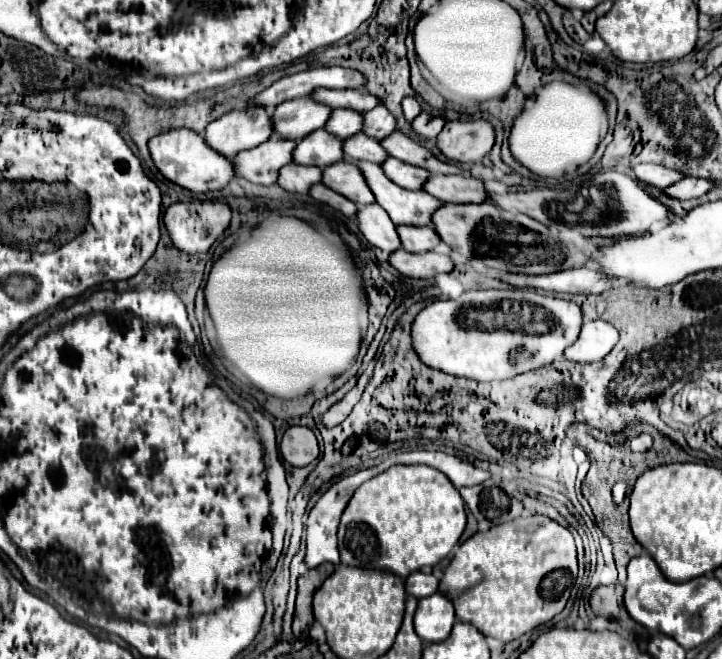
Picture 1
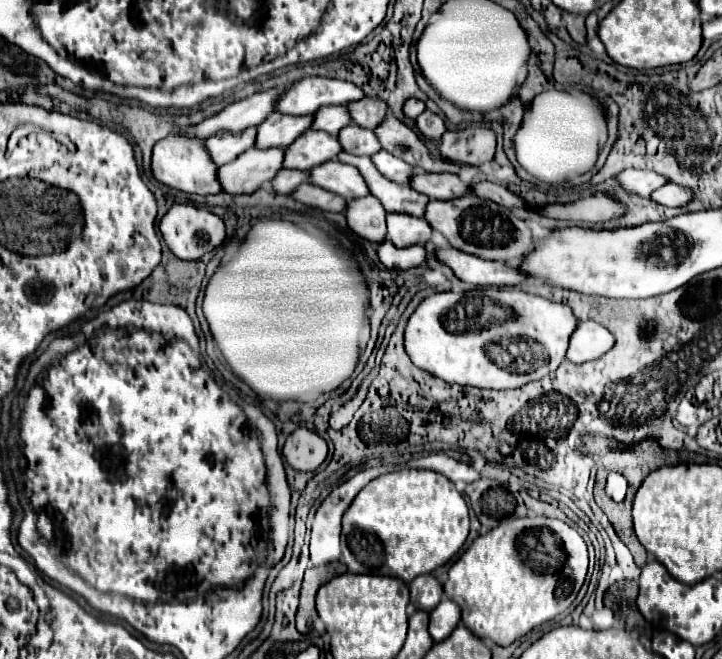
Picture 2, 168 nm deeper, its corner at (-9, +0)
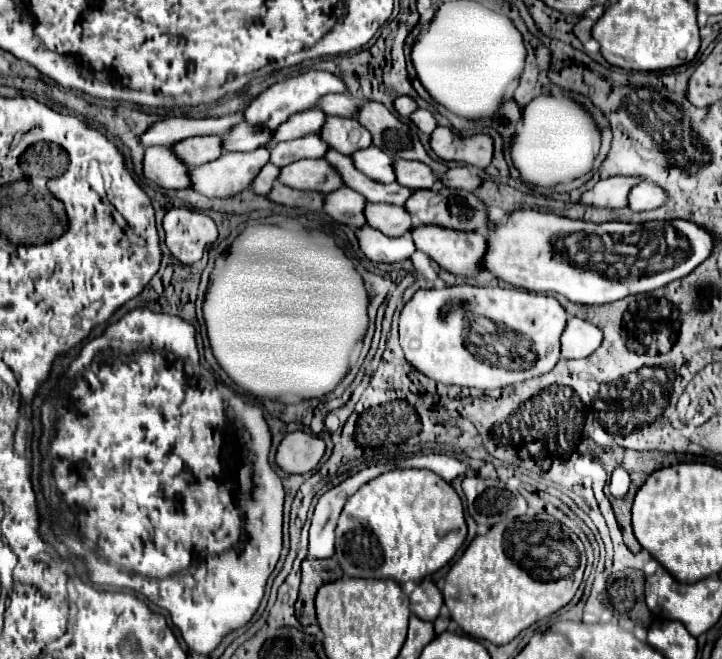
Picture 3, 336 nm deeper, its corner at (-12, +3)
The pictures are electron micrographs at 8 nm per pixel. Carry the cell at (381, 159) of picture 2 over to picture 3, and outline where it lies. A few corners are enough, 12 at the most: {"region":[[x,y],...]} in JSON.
{"region":[[376,146],[352,154],[356,170],[376,182],[396,180],[392,156]]}

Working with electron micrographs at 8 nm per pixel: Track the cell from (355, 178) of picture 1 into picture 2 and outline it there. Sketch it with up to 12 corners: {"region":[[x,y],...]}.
{"region":[[327,161],[311,169],[309,181],[345,197],[371,195],[353,165]]}

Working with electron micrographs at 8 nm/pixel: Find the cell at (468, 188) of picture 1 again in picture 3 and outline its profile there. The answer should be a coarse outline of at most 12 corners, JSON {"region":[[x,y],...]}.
{"region":[[394,158],[396,182],[434,188],[438,176],[424,164]]}

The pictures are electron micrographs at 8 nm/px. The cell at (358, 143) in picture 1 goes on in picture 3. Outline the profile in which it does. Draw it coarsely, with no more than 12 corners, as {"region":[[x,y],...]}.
{"region":[[328,116],[320,138],[342,154],[372,144],[356,118]]}

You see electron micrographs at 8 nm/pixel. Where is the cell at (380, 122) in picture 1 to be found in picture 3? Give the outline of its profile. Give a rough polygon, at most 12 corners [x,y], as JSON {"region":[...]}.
{"region":[[326,94],[316,104],[326,116],[356,116],[348,94]]}

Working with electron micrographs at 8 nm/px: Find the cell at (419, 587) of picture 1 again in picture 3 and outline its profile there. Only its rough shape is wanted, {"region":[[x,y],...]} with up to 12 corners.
{"region":[[422,580],[410,594],[410,612],[428,622],[438,618],[442,592]]}

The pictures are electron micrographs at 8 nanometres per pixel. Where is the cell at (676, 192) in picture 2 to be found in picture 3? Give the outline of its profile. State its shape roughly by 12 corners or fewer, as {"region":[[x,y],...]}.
{"region":[[640,182],[628,196],[634,212],[664,204],[660,186]]}

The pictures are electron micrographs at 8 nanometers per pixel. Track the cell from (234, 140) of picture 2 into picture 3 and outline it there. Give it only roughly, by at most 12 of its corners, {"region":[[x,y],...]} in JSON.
{"region":[[192,136],[172,146],[188,166],[220,156],[220,136]]}

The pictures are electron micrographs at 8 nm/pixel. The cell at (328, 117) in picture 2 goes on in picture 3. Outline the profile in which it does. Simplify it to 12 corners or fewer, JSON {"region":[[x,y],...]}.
{"region":[[316,108],[296,112],[274,130],[264,148],[320,132],[326,118]]}

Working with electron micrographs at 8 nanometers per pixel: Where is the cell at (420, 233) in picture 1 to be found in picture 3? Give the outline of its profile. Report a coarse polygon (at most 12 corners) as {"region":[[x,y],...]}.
{"region":[[366,202],[368,226],[388,236],[412,230],[404,206]]}

